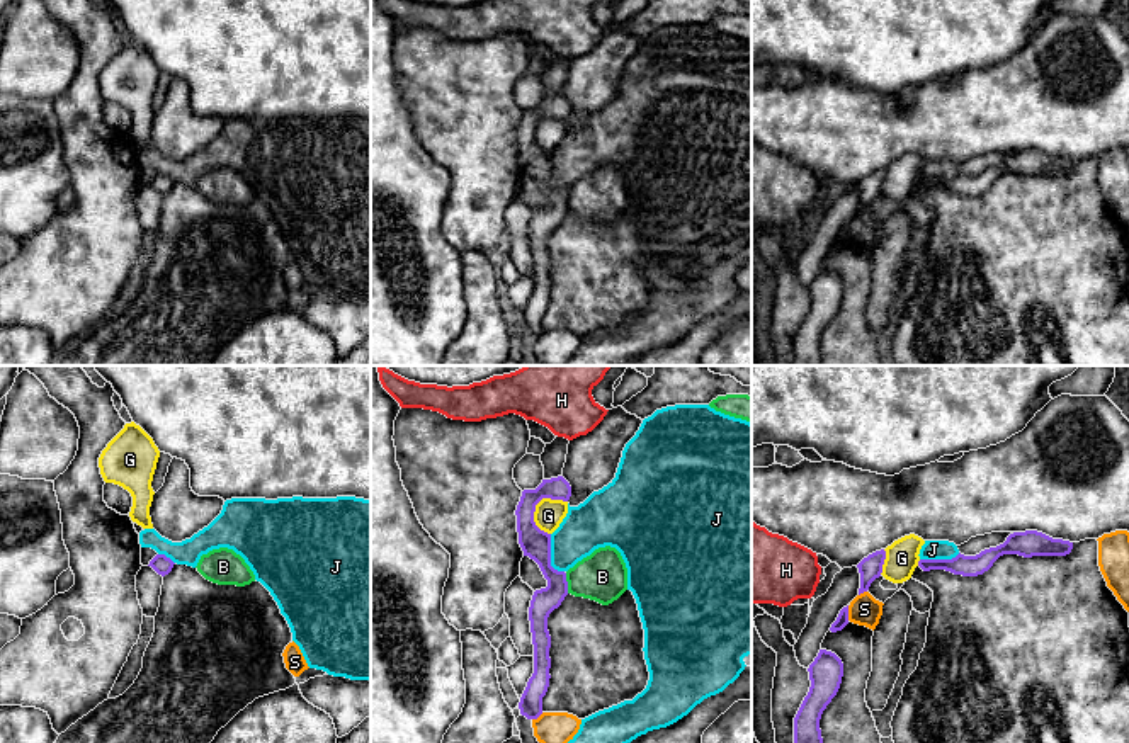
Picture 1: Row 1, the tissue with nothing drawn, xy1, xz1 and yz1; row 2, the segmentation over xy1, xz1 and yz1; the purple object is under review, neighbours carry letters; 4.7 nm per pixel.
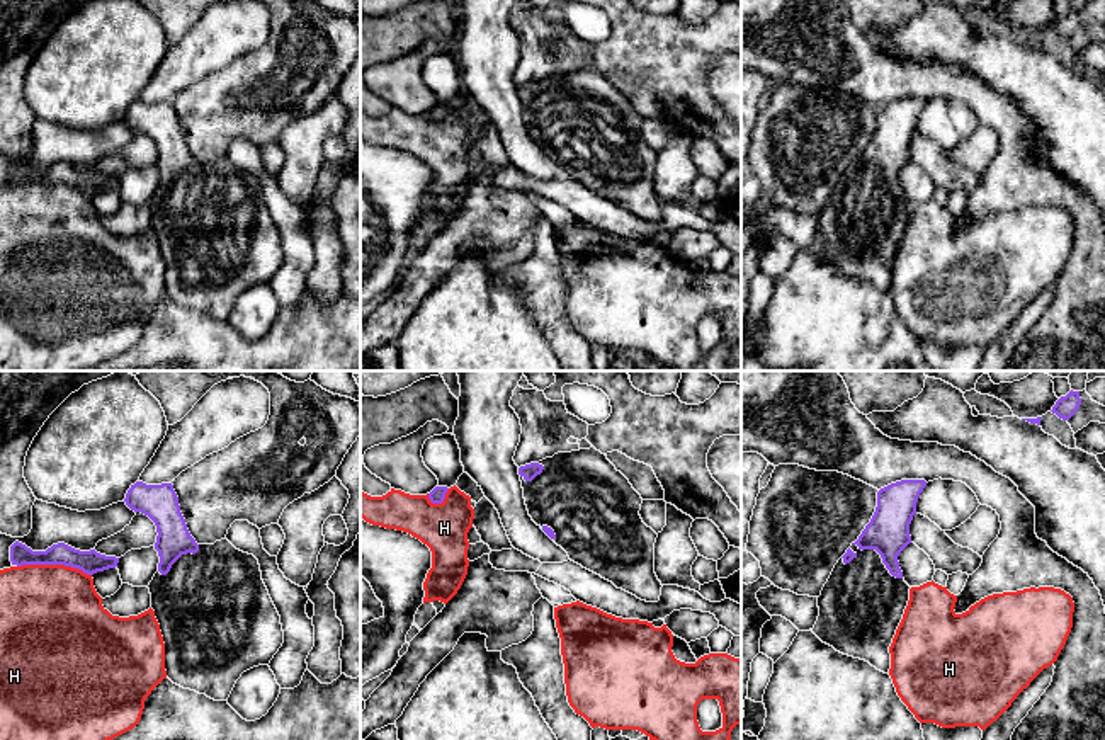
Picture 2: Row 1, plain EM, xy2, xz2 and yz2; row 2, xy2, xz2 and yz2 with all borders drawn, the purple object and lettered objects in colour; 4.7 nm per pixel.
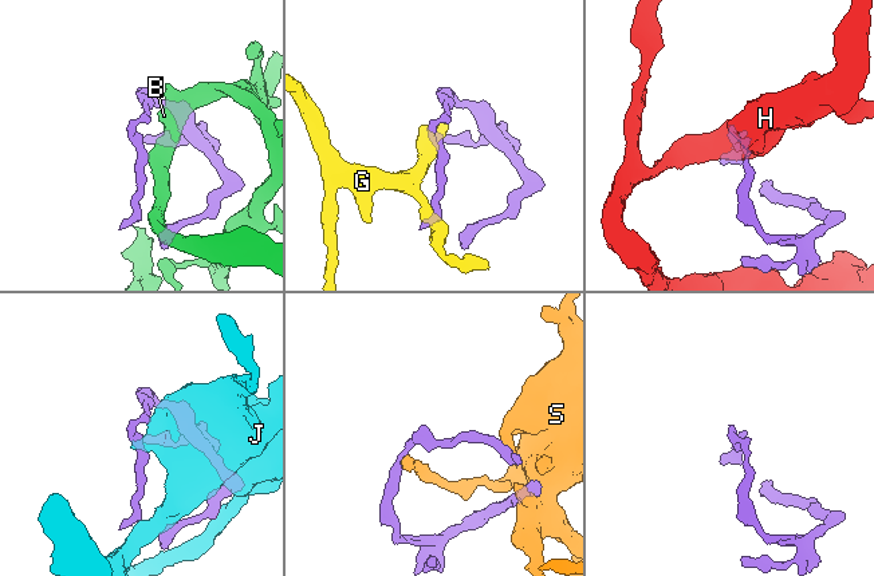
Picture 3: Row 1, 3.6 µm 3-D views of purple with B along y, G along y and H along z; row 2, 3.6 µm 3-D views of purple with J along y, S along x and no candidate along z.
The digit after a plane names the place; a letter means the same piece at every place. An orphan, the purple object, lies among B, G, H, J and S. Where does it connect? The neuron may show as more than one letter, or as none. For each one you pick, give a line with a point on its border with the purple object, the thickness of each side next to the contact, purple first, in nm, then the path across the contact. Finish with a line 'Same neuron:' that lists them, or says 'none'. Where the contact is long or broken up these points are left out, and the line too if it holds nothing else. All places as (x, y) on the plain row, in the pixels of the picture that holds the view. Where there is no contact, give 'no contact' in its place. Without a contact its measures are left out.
Same neuron: none

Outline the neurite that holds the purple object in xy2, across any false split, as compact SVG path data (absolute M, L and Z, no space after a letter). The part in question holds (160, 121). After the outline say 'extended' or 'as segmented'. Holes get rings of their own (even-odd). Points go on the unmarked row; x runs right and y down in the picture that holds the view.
M136 100L124 121L131 129L148 134L158 151L155 168L160 182L148 208L165 262L167 296L184 308L228 320L241 293L269 284L284 262L280 235L262 199L258 179L236 168L226 157L197 163L172 102Z | extended

